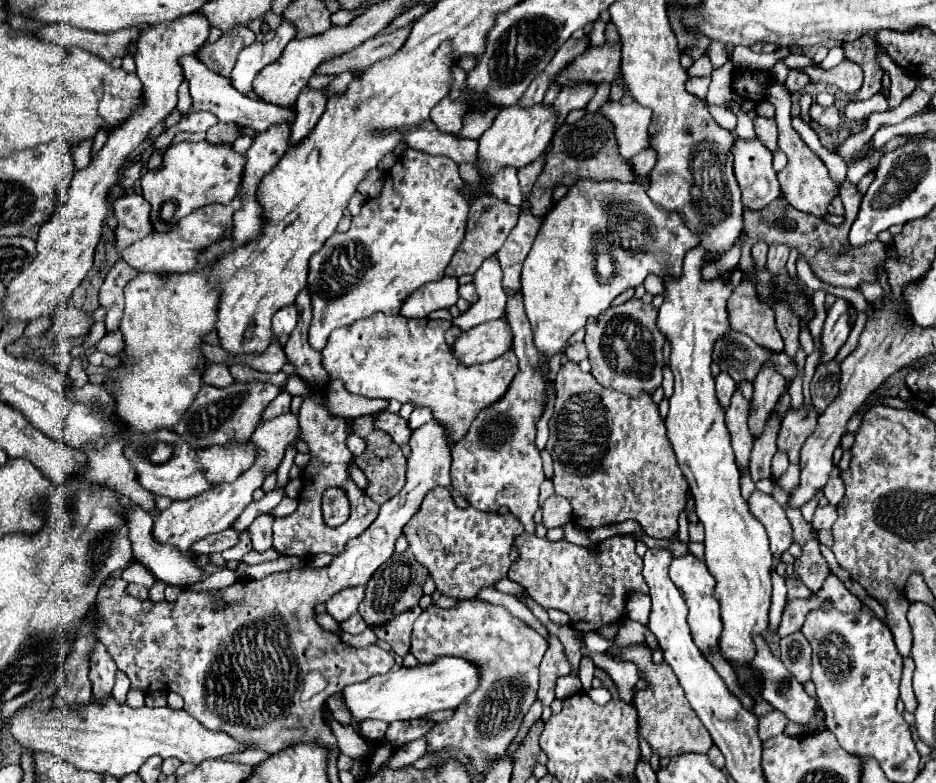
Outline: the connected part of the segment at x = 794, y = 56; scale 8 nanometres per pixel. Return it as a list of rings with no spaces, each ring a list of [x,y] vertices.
[[[790,53],[790,55],[784,59],[784,63],[786,63],[790,69],[804,69],[804,67],[814,65],[814,61],[812,61],[810,57],[802,55],[802,53]]]

